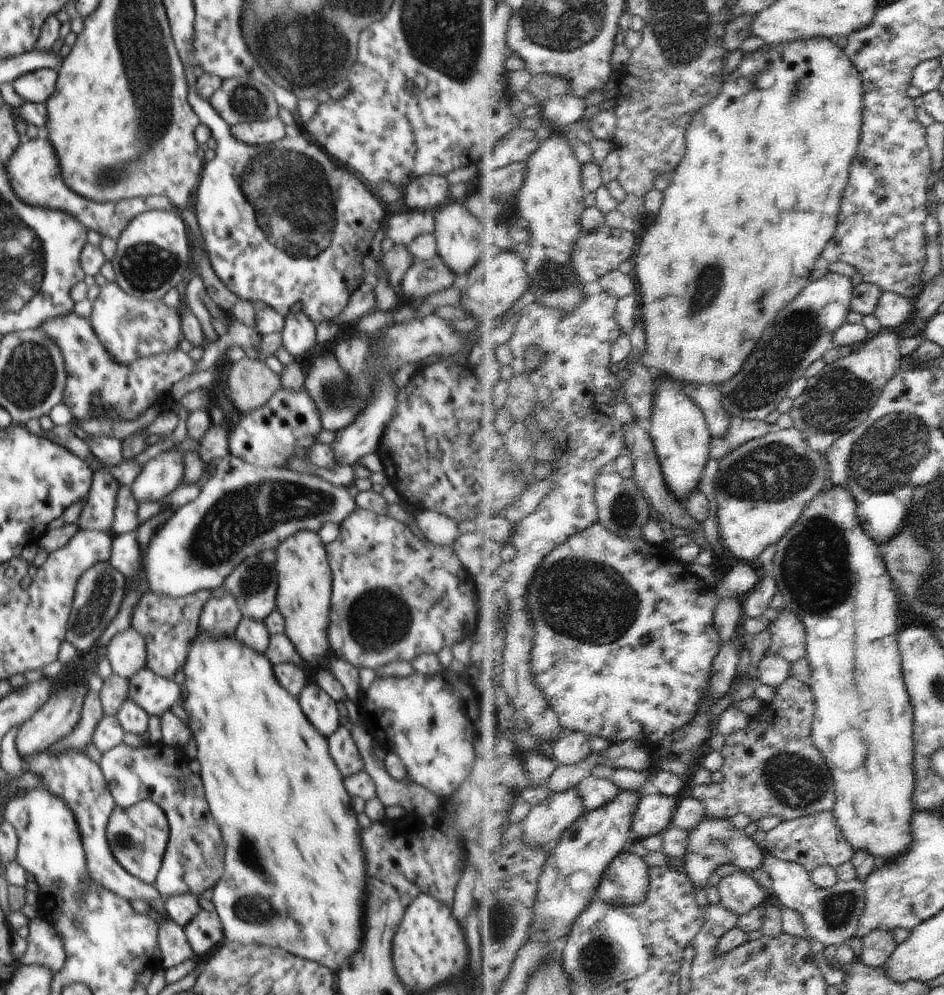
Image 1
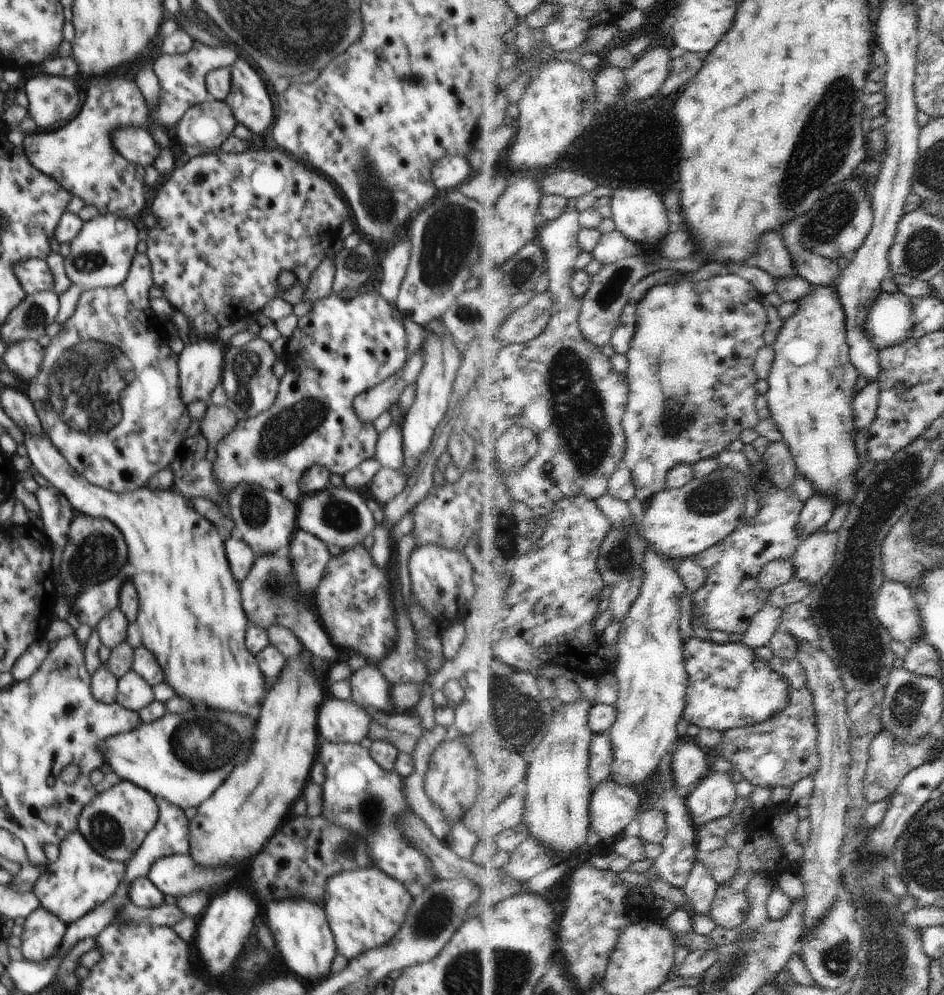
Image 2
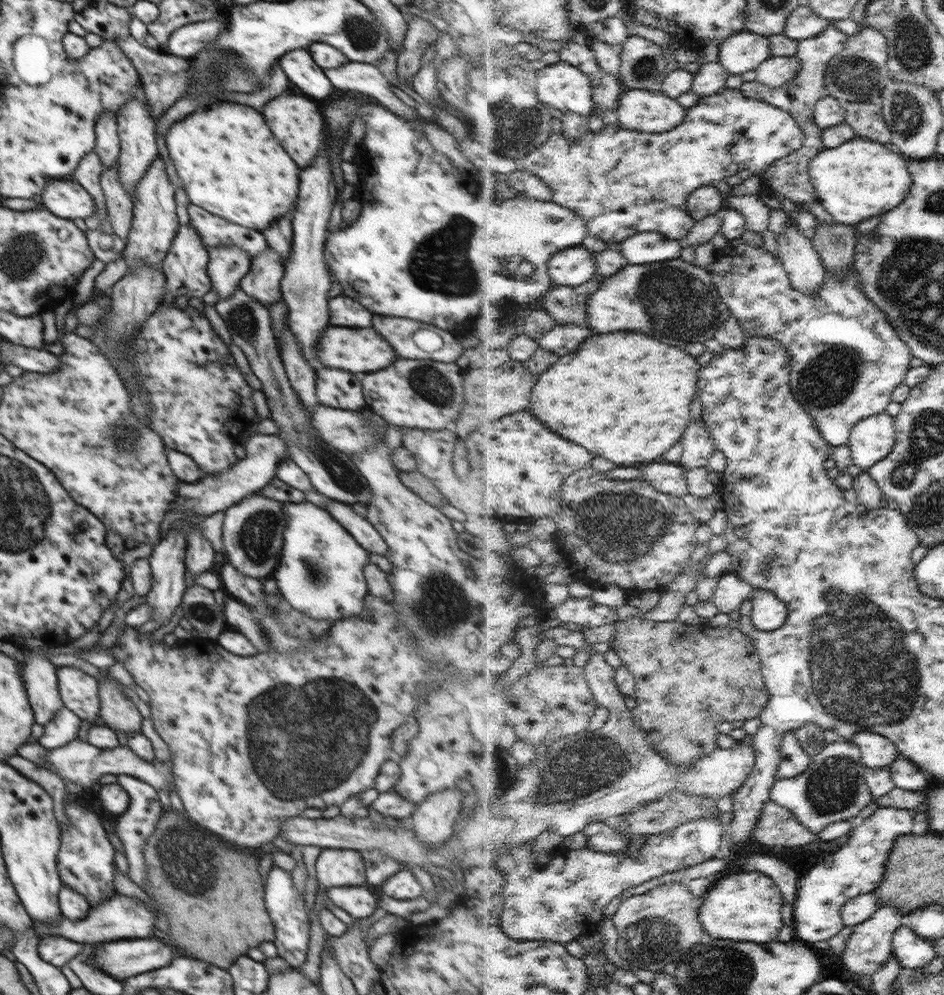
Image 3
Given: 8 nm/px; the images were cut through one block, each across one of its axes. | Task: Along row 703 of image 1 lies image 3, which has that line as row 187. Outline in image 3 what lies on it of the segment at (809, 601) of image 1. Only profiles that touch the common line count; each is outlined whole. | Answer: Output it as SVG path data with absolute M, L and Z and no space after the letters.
M855 137L839 148L827 149L819 156L816 156L810 165L810 173L817 184L821 202L834 217L834 222L860 225L869 218L886 215L886 212L895 210L905 202L915 183L909 161L909 158L892 146L864 137Z

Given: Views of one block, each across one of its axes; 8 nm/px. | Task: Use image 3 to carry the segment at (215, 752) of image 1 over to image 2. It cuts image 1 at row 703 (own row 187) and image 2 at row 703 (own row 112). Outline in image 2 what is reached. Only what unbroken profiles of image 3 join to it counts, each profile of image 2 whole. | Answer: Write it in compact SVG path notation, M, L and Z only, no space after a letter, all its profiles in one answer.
M23 432L23 434L23 445L28 451L27 456L32 462L32 467L34 466L36 472L50 482L50 484L63 496L66 496L66 499L70 502L70 505L77 514L106 518L110 520L112 524L116 524L116 526L120 528L120 532L124 534L126 544L128 544L128 560L132 560L132 564L136 566L136 574L138 574L138 576L132 578L132 582L134 582L134 586L136 586L136 590L138 590L138 616L136 616L136 622L142 634L142 645L154 654L156 662L158 662L158 665L162 668L162 672L164 672L163 682L168 684L179 697L188 698L188 700L194 702L194 704L208 704L208 706L214 708L214 710L226 710L226 712L236 712L236 714L244 714L244 716L246 716L254 706L260 704L258 700L264 698L264 694L266 694L266 684L264 684L264 676L262 676L262 672L260 672L260 668L258 668L258 662L256 662L255 656L250 654L248 648L244 646L244 632L247 632L250 623L246 618L246 614L244 614L240 602L240 588L238 588L238 582L236 582L236 578L232 576L230 566L228 566L228 560L226 560L224 542L222 542L220 534L216 532L216 528L214 528L208 520L204 520L204 518L190 506L190 499L186 498L186 496L182 496L182 494L178 494L174 488L158 488L158 490L154 488L154 490L152 490L152 488L147 488L145 485L133 492L124 492L121 494L109 492L108 490L89 484L84 480L78 472L75 472L70 467L70 464L67 464L46 436L38 436L38 434L32 436L32 434L28 434L28 432Z

